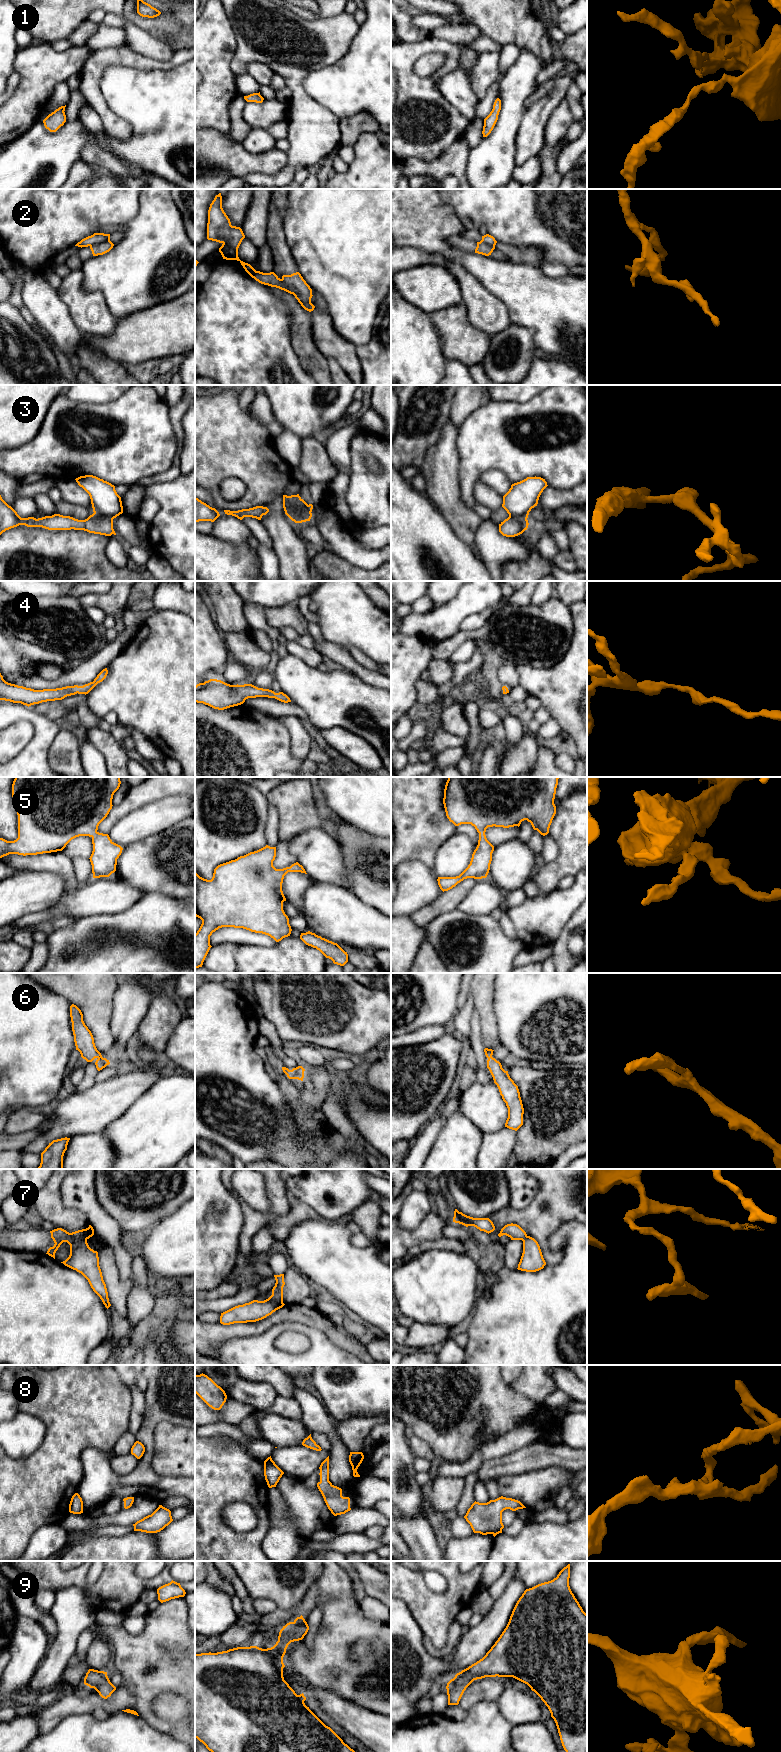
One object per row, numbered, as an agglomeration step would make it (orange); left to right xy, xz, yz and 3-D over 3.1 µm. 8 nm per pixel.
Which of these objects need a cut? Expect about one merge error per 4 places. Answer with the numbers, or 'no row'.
2, 3, 7

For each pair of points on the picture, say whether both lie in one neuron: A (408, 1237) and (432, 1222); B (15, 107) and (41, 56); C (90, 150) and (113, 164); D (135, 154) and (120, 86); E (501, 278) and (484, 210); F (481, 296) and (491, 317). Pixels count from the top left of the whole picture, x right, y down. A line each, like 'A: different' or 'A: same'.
A: same
B: same
C: same
D: same
E: different
F: same

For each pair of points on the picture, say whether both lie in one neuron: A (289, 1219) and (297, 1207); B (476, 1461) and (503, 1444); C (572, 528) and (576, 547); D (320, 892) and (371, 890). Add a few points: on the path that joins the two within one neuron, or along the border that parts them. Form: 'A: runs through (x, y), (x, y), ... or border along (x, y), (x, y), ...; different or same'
A: runs through (292, 1216), (297, 1210); same
B: runs through (483, 1454), (496, 1448); same
C: runs through (576, 533), (576, 542); same
D: border along (347, 888), (368, 905); different

